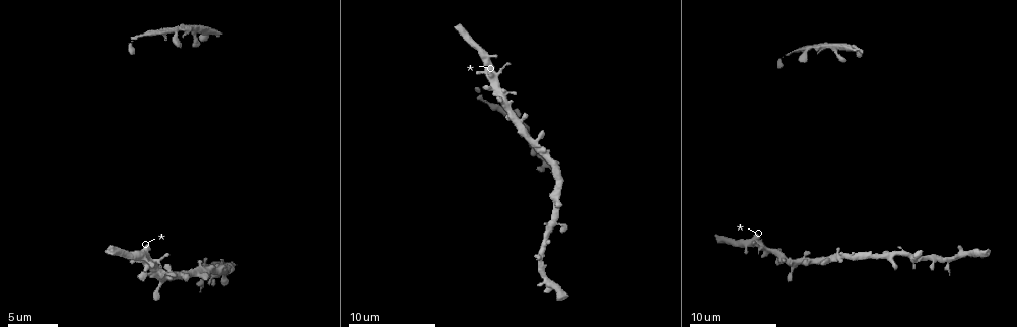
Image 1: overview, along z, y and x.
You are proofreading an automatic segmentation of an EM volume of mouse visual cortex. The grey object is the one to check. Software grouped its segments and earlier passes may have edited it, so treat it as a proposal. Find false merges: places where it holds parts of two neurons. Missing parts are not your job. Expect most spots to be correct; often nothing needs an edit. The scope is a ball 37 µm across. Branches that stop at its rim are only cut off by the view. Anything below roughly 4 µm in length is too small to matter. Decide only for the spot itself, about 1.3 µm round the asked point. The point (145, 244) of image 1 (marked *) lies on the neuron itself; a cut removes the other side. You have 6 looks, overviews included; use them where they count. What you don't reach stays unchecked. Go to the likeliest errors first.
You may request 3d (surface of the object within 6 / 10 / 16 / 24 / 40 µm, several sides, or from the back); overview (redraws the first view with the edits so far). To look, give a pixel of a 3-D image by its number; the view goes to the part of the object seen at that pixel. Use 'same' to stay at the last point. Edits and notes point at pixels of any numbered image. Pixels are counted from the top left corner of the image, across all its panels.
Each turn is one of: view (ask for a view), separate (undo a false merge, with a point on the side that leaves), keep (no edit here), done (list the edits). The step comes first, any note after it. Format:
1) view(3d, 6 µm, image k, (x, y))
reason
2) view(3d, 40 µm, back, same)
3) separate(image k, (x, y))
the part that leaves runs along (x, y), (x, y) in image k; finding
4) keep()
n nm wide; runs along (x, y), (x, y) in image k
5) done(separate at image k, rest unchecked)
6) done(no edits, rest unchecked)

view(3d, 6 µm, image 1, (551, 227))
thin neck

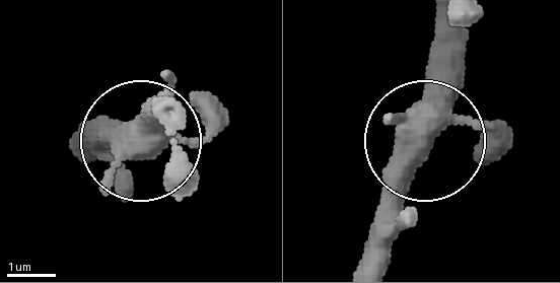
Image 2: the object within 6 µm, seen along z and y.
keep()
420 nm wide; continuous, no second neuron

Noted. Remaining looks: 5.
view(3d, 10 µm, image 1, (204, 271))

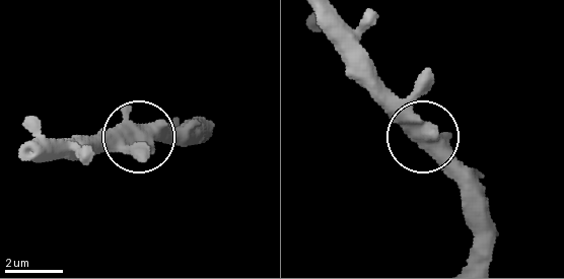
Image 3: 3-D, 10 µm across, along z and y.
view(3d, 6 µm, image 3, (414, 131))
closer look

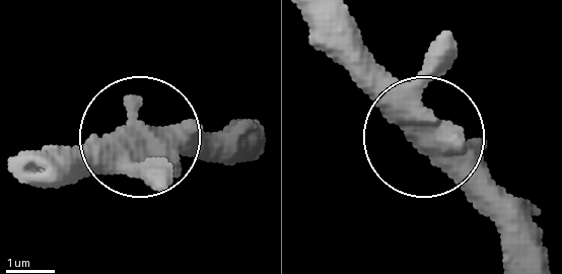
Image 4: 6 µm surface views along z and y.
keep()
runs along (313, 21), (540, 248) in image 4; continuous, no second neuron

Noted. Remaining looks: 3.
view(3d, 10 µm, image 1, (880, 256))
thick turns thin

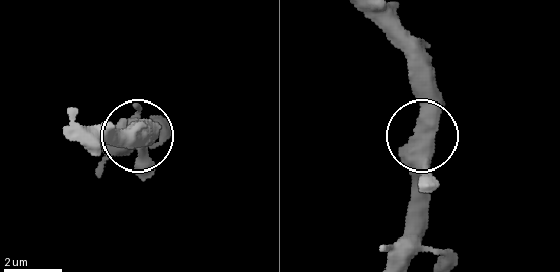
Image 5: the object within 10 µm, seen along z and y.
keep()
all the same neuron

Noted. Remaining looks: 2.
done(no edits, rest unchecked)

